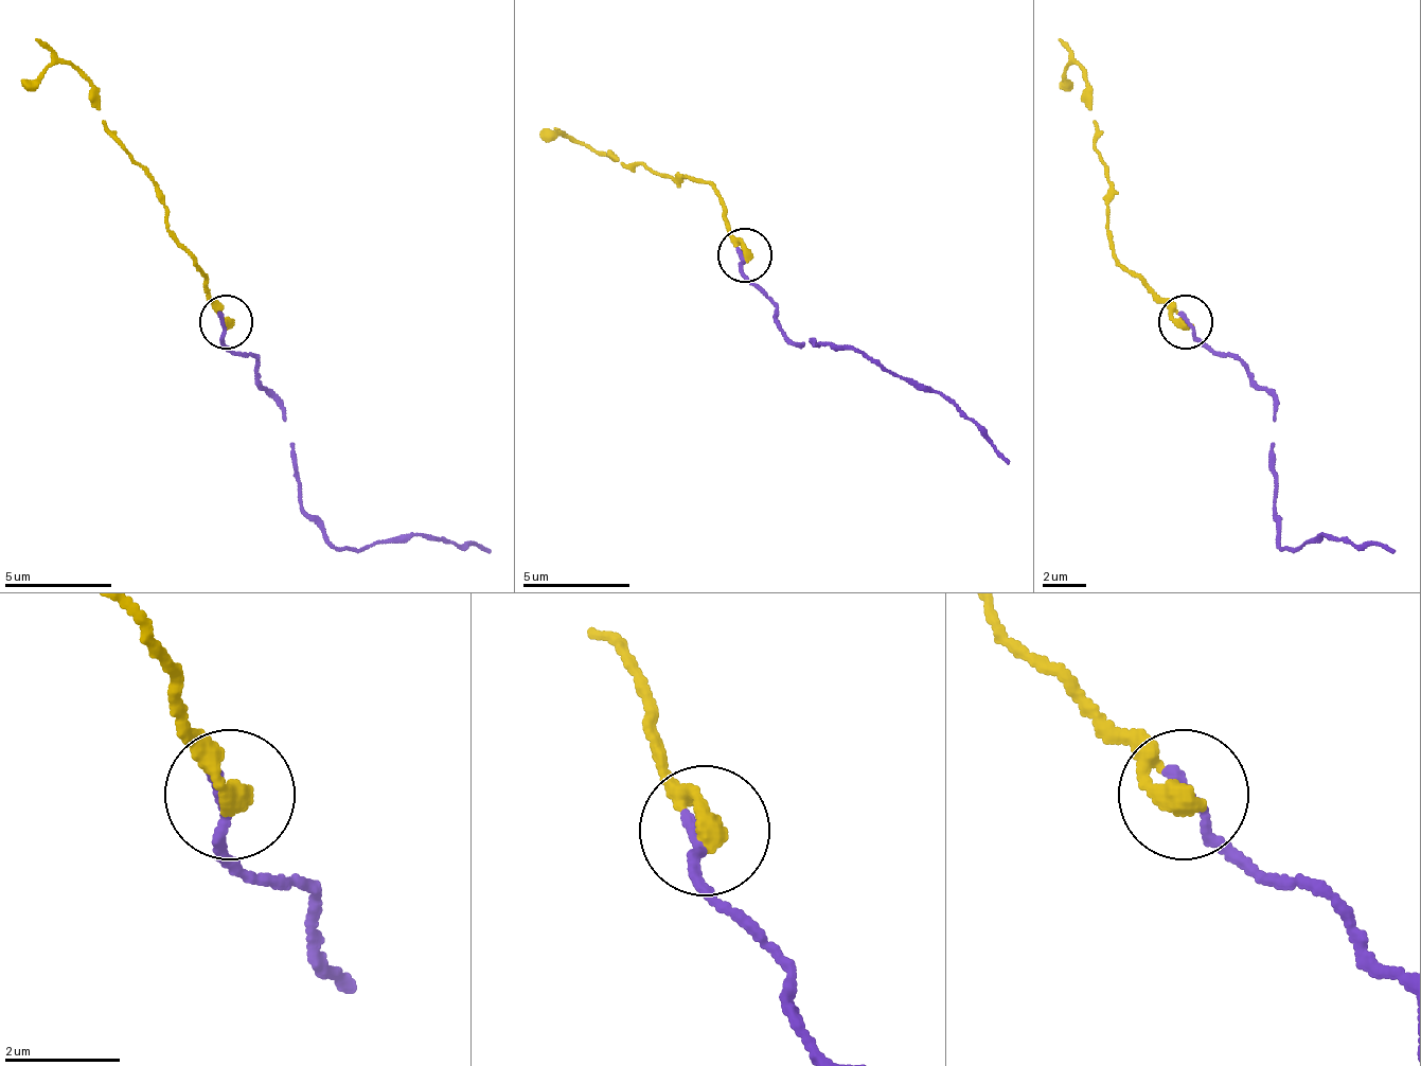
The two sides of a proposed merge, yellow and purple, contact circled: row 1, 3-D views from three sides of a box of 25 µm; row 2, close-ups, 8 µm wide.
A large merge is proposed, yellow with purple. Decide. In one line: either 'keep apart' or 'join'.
join

